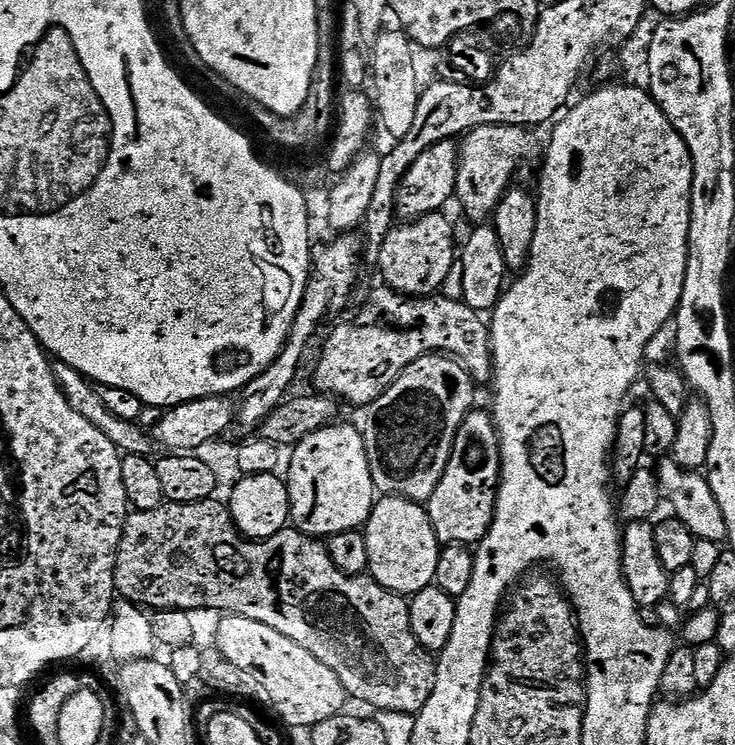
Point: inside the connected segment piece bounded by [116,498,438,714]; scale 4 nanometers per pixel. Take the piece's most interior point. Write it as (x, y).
(187, 556)

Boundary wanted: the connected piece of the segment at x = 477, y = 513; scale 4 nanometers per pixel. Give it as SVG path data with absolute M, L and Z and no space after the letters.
M469 412L464 425L458 430L456 441L452 447L452 457L444 471L444 477L438 482L434 494L426 502L428 517L432 520L432 528L436 532L441 545L459 544L461 546L476 546L487 537L493 526L496 514L496 501L502 487L502 455L500 431L496 428L493 413Z

